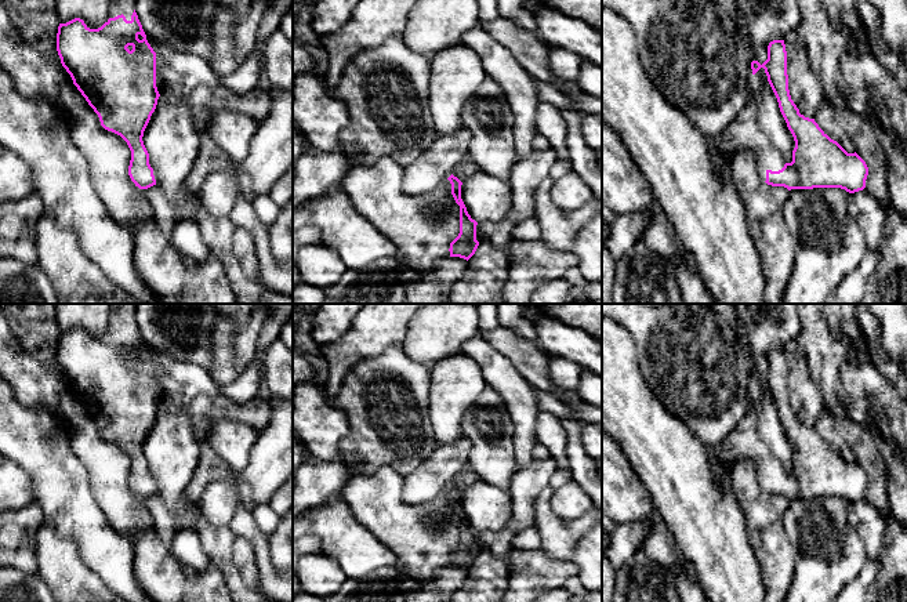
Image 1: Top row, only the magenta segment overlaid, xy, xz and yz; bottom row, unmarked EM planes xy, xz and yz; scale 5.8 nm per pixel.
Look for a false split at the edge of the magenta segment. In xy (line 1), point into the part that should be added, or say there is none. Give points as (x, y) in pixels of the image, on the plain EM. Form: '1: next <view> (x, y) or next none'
1: next xy (124, 314)

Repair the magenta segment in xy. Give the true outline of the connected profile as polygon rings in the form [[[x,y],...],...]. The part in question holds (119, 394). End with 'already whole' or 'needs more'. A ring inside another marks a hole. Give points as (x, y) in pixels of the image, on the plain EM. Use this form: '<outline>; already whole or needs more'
[[[110,304],[109,329],[98,338],[90,338],[80,327],[59,333],[57,360],[73,394],[98,424],[101,435],[127,452],[131,460],[131,490],[139,498],[156,494],[157,480],[142,450],[160,406],[156,396],[156,362],[135,322],[135,304]]]; needs more

